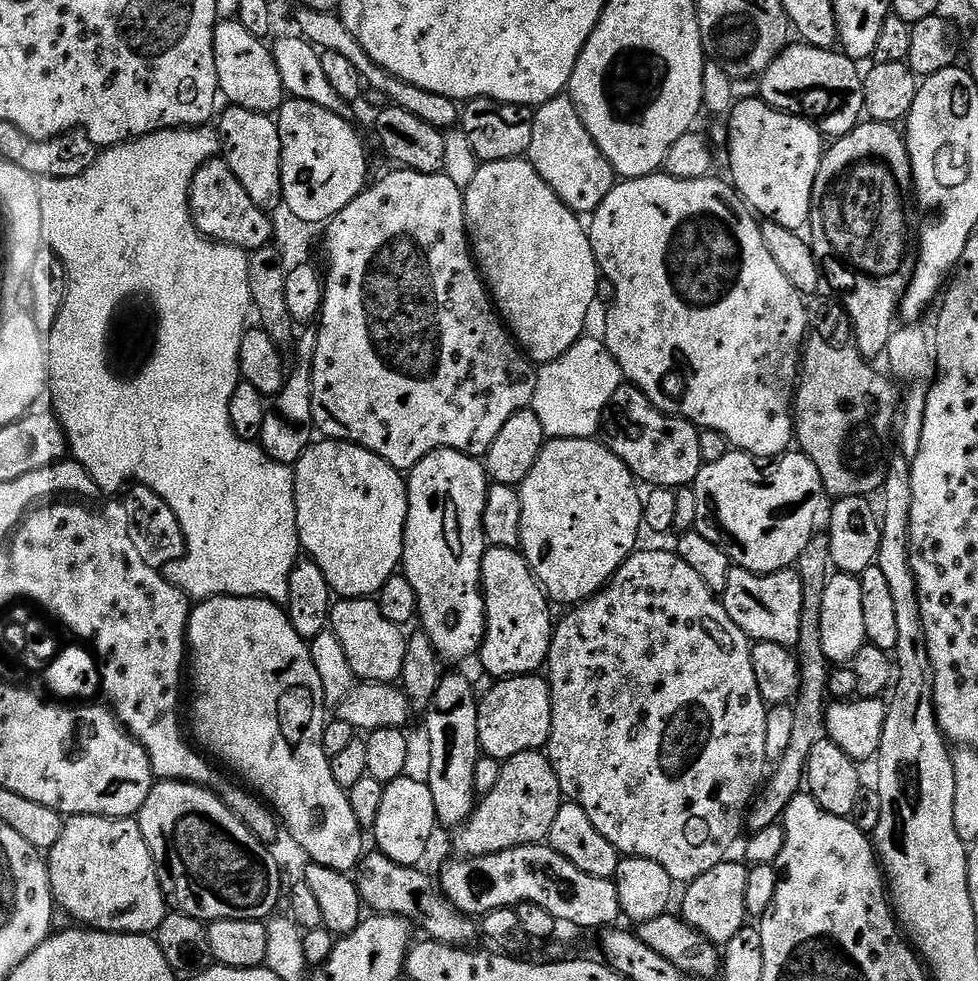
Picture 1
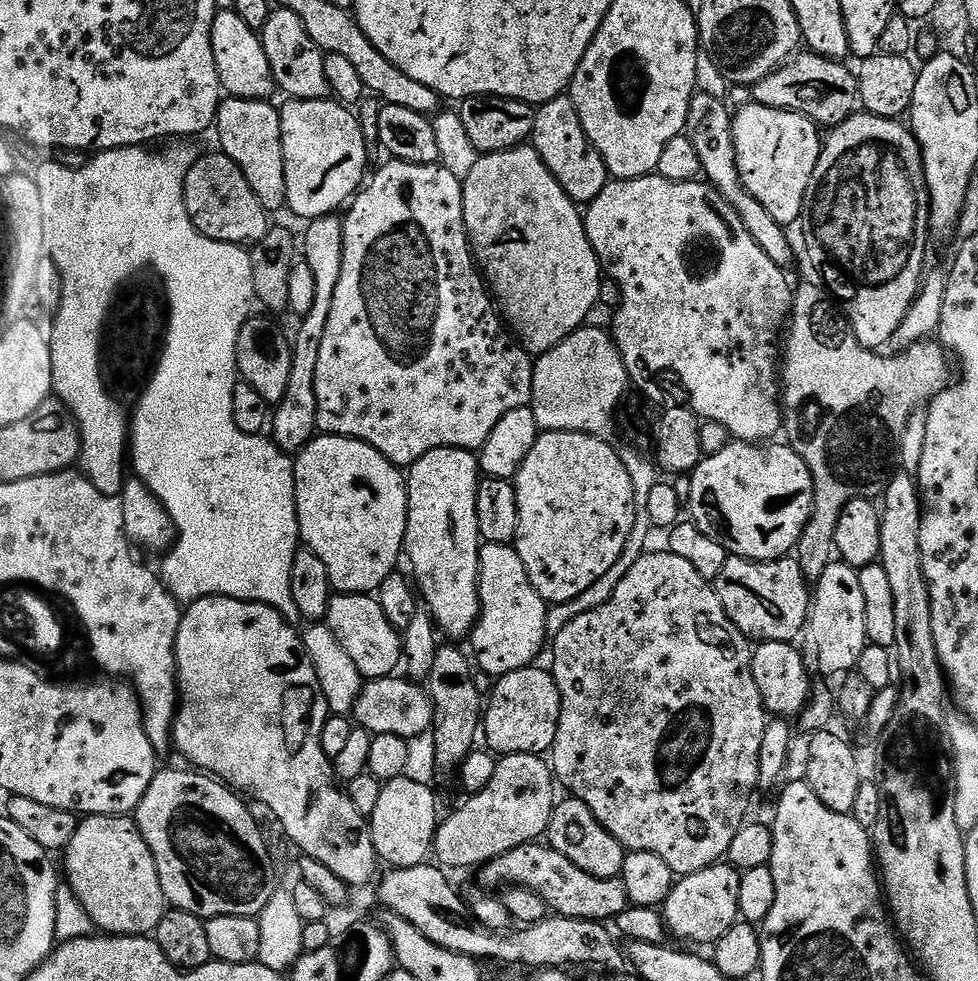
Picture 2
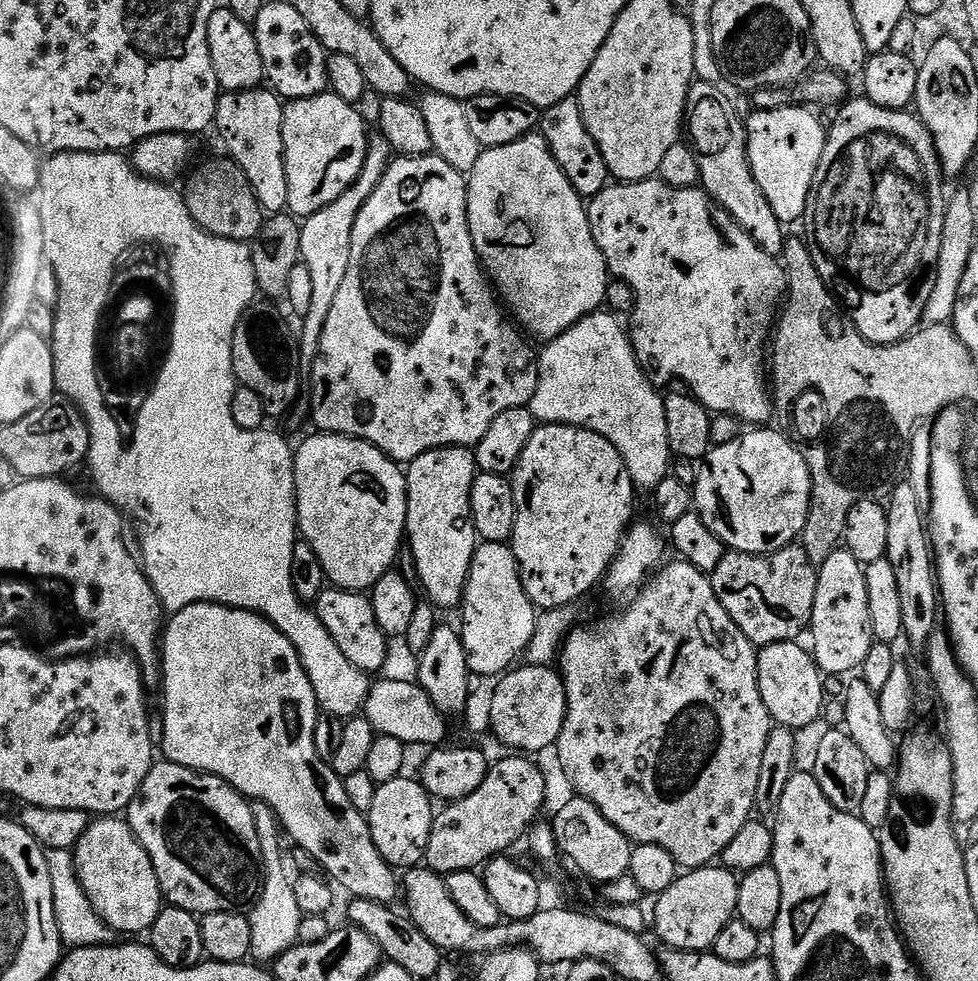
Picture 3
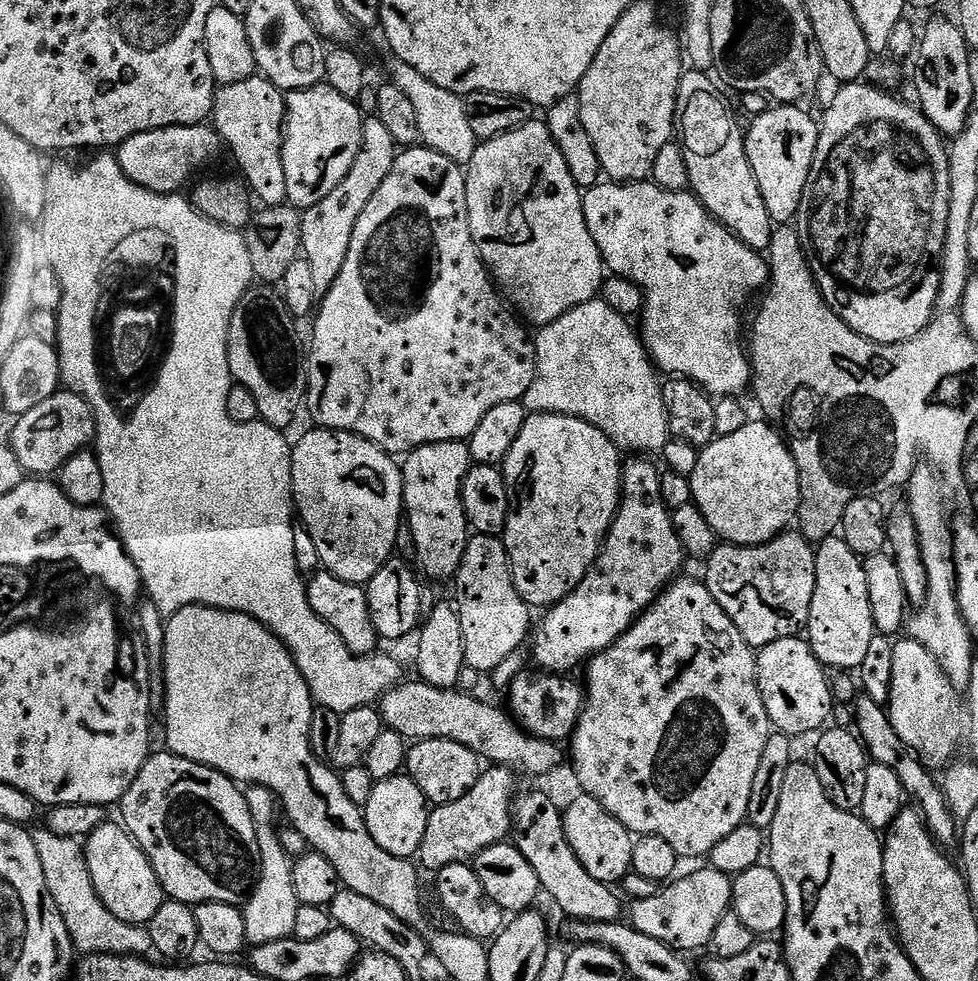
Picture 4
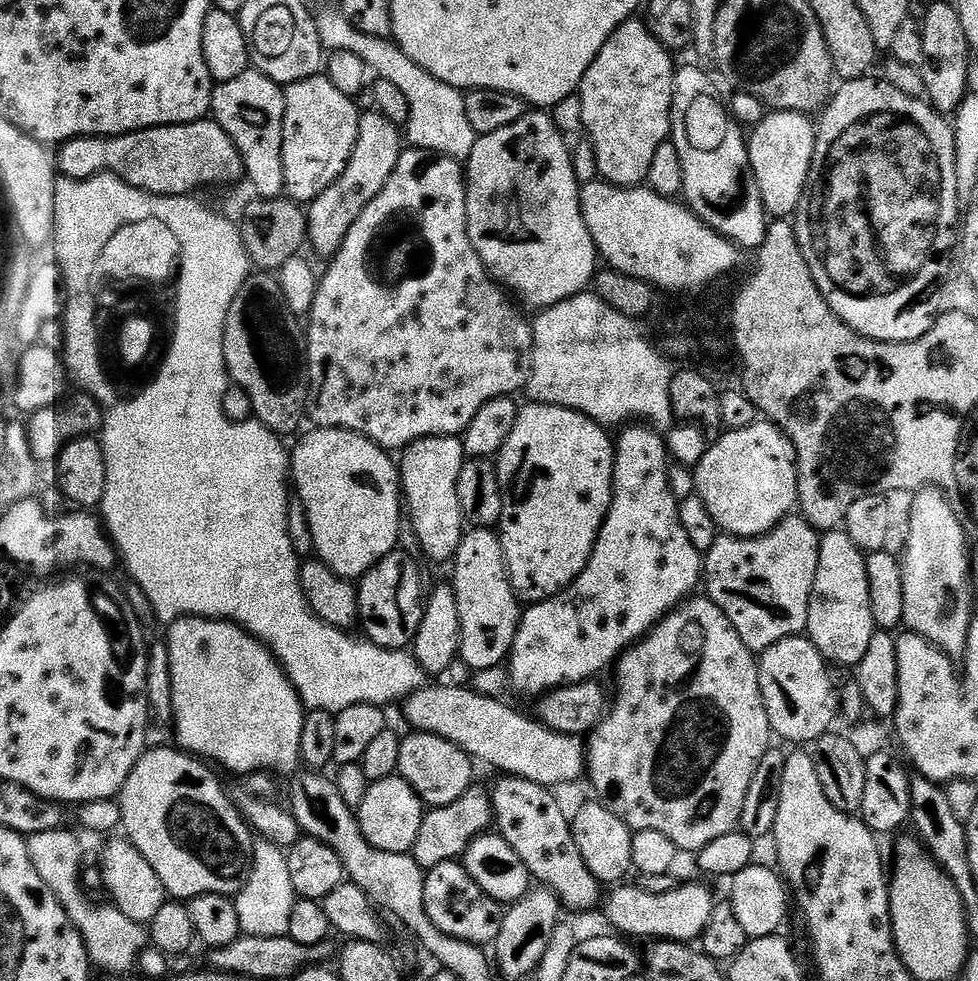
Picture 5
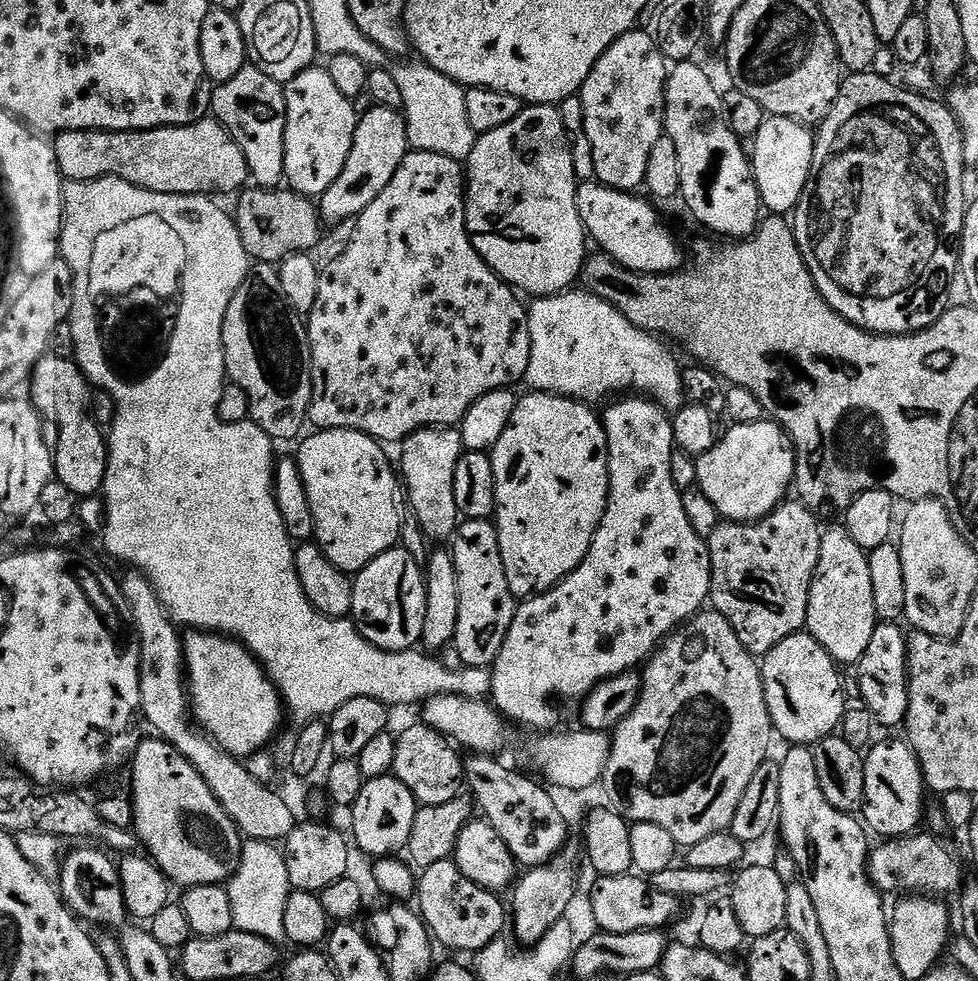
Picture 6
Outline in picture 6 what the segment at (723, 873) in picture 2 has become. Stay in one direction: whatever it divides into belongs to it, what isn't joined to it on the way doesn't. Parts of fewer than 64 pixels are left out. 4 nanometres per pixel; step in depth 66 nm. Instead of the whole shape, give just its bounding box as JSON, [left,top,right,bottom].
[591,875,682,934]

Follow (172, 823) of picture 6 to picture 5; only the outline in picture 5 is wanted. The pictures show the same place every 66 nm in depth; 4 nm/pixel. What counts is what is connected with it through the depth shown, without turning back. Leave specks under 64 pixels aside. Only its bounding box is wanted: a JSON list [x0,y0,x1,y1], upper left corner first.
[118,747,257,902]

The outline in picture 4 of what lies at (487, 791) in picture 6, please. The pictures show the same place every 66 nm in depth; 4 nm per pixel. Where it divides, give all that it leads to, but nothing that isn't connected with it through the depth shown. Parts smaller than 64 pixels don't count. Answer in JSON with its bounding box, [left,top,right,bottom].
[513,791,623,922]

